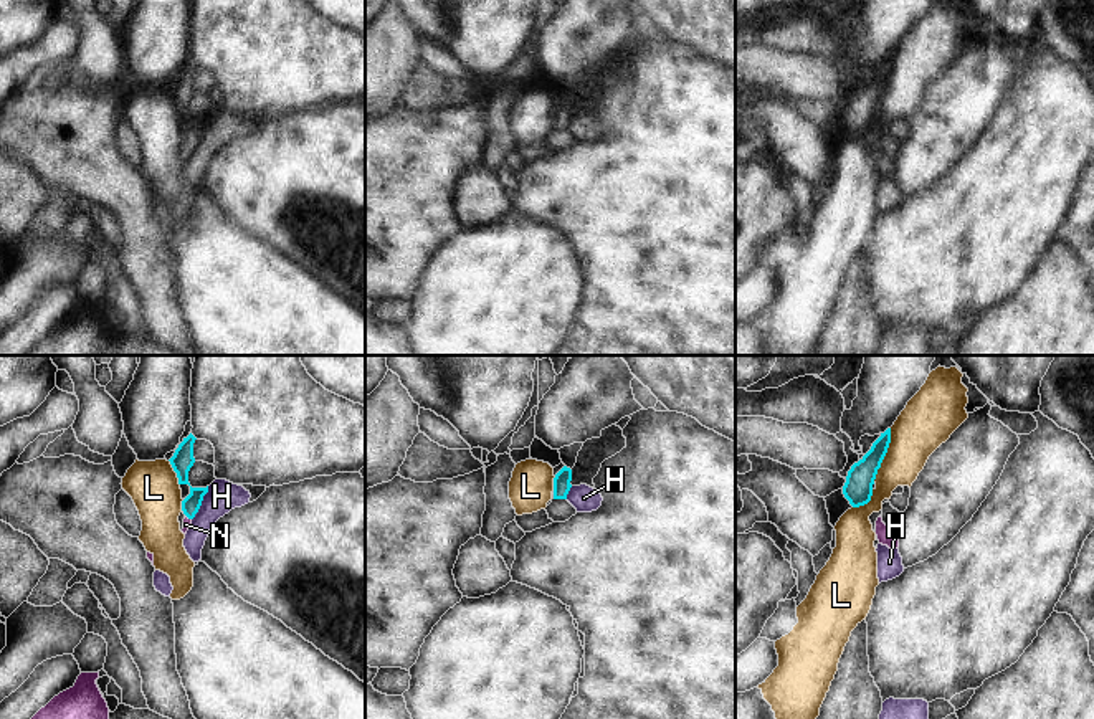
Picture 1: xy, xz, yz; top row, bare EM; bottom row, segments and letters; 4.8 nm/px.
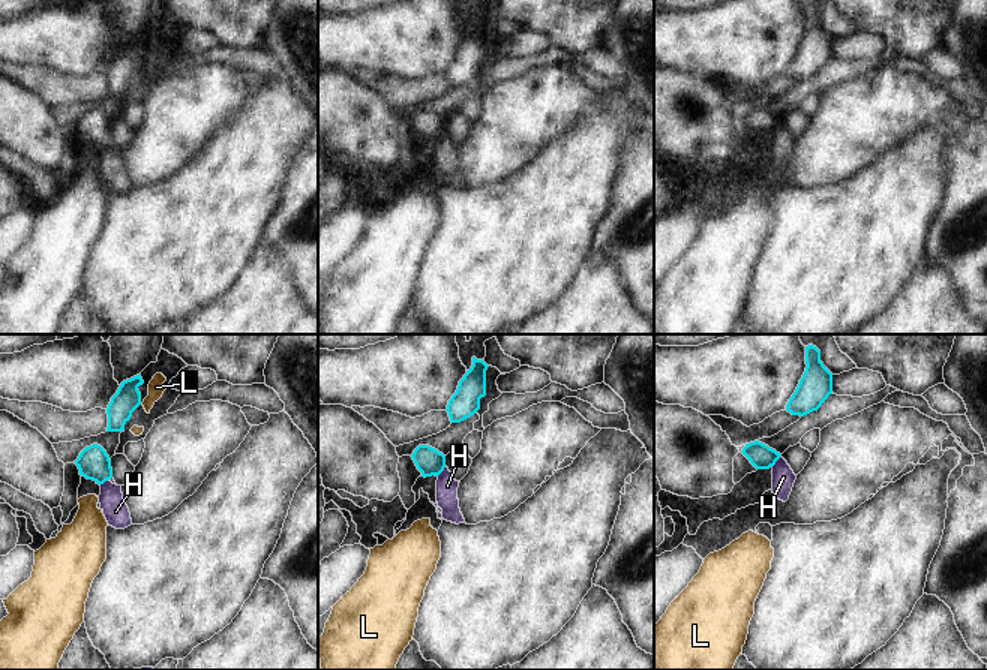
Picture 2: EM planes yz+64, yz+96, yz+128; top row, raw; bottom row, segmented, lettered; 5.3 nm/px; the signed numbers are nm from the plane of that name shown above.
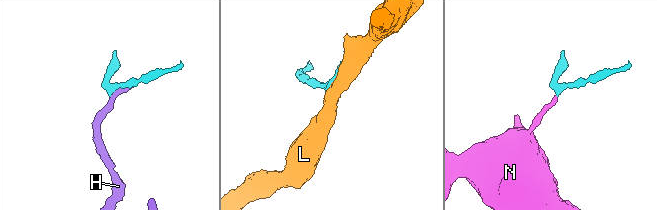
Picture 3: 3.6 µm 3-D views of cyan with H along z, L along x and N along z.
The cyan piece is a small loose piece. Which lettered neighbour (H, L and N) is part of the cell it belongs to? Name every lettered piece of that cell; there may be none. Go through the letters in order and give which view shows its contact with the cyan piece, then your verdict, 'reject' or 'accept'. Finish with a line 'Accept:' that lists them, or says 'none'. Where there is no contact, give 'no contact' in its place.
H: xy | reject
L: yz | reject
N: xy | accept
Accept: N

